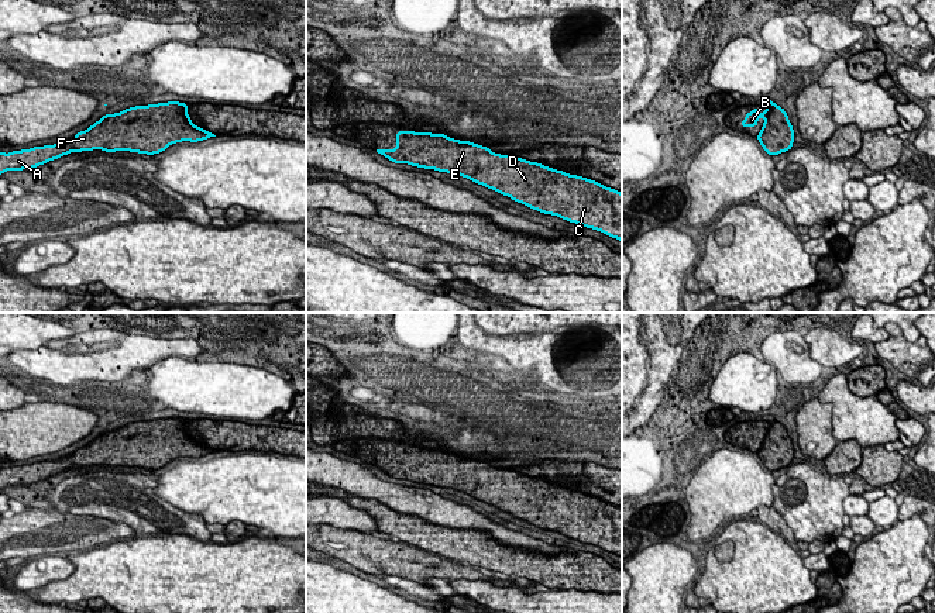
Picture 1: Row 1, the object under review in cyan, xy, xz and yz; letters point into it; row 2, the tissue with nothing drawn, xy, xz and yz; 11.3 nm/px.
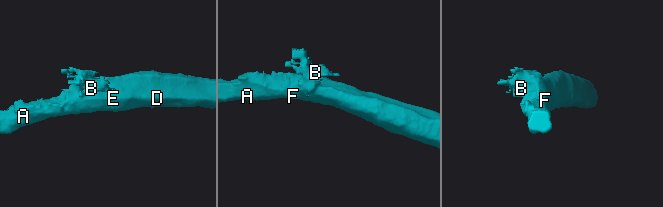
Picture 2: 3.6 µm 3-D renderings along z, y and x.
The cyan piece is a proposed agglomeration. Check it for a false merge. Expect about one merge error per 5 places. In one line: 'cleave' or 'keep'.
keep

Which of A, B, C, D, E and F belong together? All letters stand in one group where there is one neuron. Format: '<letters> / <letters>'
A B C D E F

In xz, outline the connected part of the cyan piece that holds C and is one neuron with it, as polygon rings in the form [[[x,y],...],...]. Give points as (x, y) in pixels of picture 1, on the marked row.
[[[396,131],[396,148],[377,149],[377,152],[395,163],[457,173],[533,210],[557,216],[622,241],[622,193],[595,180],[551,169],[515,155],[495,154],[489,148],[470,141],[424,131]]]

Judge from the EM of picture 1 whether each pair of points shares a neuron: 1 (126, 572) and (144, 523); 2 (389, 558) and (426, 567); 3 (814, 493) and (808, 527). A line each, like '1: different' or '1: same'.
1: different
2: same
3: same

